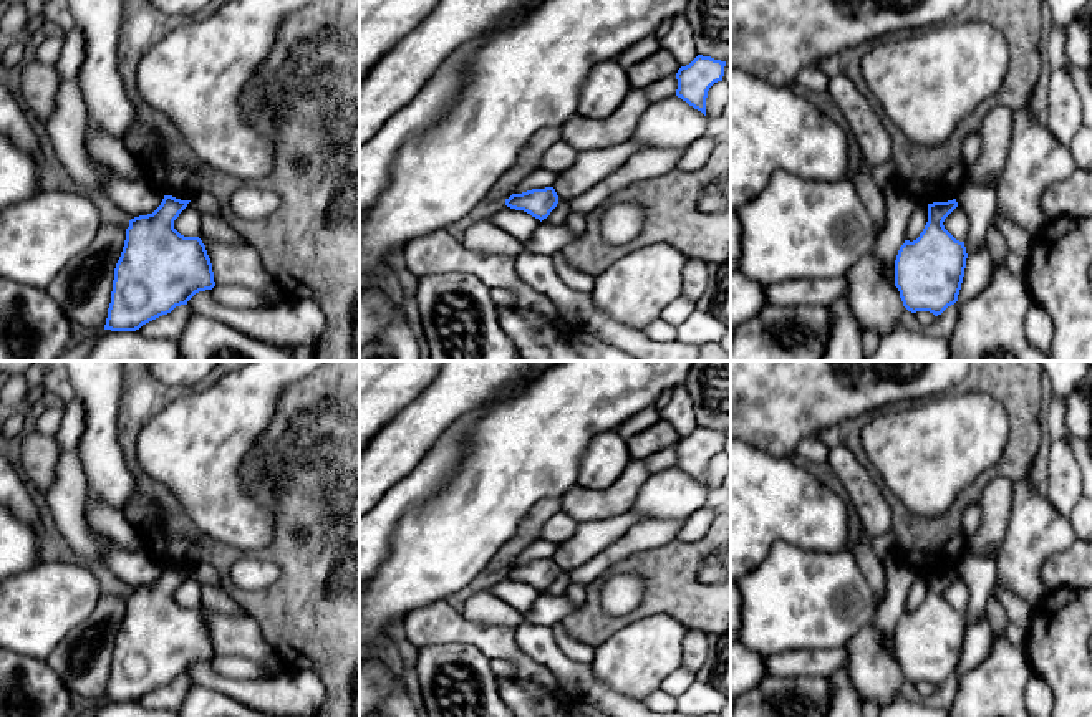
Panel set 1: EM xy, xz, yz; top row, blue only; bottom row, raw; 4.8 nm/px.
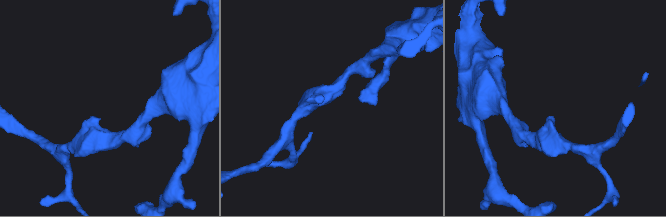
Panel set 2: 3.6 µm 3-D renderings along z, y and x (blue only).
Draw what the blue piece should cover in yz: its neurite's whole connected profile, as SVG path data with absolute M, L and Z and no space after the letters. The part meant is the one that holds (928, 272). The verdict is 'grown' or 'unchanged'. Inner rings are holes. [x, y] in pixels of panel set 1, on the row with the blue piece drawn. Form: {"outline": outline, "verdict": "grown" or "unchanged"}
{"outline": "M956 199L928 204L928 222L913 242L905 240L895 260L895 286L903 306L911 311L941 315L958 301L964 268L966 247L943 225L958 207Z", "verdict": "unchanged"}

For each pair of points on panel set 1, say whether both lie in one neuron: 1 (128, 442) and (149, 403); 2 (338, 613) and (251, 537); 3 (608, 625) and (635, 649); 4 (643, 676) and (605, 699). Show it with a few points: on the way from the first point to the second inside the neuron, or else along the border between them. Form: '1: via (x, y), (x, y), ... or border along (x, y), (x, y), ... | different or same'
1: via (128, 433), (130, 423), (140, 413) | same
2: border along (275, 515), (264, 547), (227, 545) | different
3: border along (628, 623), (595, 648) | different
4: border along (590, 664), (590, 669), (612, 689), (635, 699) | different

